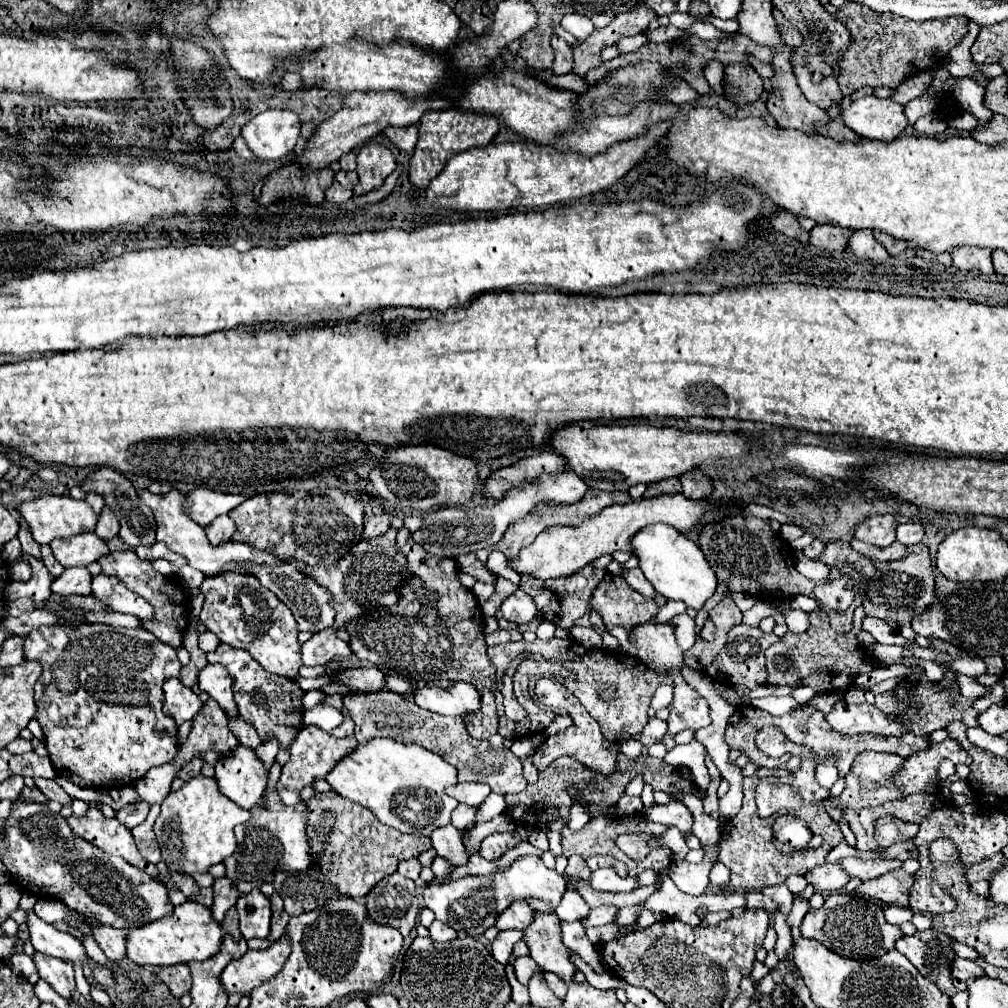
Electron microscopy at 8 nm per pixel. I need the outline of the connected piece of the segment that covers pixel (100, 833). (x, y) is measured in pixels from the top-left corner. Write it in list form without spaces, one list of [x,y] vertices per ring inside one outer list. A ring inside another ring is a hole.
[[[90,808],[82,818],[70,816],[68,824],[72,832],[102,852],[114,852],[116,856],[122,856],[128,864],[138,866],[146,874],[150,874],[154,880],[158,880],[158,868],[154,864],[148,864],[136,850],[134,838],[126,826],[122,826],[116,818],[106,818],[96,808]]]

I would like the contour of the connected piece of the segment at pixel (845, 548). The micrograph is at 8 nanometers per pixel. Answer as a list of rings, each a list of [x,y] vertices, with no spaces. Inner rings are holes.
[[[830,542],[824,550],[824,556],[820,556],[818,560],[822,560],[828,566],[846,566],[846,564],[856,566],[856,570],[862,574],[862,580],[858,586],[864,598],[862,606],[864,606],[866,616],[876,616],[884,620],[886,624],[890,624],[892,630],[910,626],[914,616],[924,612],[936,598],[930,552],[928,552],[928,546],[922,542],[908,546],[908,554],[898,562],[876,562],[876,560],[856,554],[848,542]]]

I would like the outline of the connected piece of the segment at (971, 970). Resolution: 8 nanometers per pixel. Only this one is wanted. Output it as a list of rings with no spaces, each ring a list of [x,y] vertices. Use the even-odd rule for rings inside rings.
[[[956,958],[952,962],[952,980],[956,984],[958,990],[968,990],[968,980],[970,978],[980,978],[980,976],[986,976],[986,972],[972,960],[962,960],[962,958]]]

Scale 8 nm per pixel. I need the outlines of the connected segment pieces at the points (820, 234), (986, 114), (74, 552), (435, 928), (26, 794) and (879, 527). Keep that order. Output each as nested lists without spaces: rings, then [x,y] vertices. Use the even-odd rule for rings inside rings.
[[[818,224],[810,232],[810,244],[826,250],[826,252],[844,252],[848,248],[848,240],[852,236],[852,230],[830,226],[830,224]]]
[[[948,78],[944,90],[952,90],[952,94],[956,96],[956,100],[960,100],[960,104],[964,106],[964,110],[968,110],[970,114],[974,114],[978,118],[976,128],[984,126],[990,116],[994,116],[986,106],[984,106],[984,88],[980,88],[980,84],[976,84],[970,78]]]
[[[94,532],[92,534],[80,534],[70,538],[56,538],[50,542],[54,558],[64,566],[88,566],[92,562],[98,562],[100,556],[106,556],[110,550],[104,540],[100,540]]]
[[[434,920],[428,930],[430,930],[430,938],[436,942],[448,942],[448,940],[456,938],[456,930],[450,928],[448,924],[440,922],[440,920]]]
[[[24,786],[22,792],[20,792],[20,802],[36,802],[36,804],[48,804],[48,796],[44,796],[36,786]]]
[[[884,514],[884,516],[872,516],[866,518],[862,524],[856,526],[856,538],[880,548],[890,546],[896,540],[896,520],[894,514]]]

